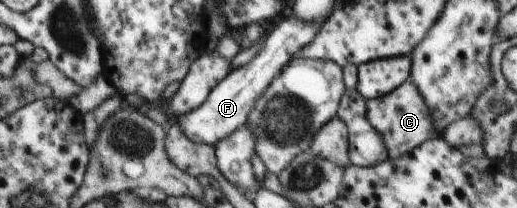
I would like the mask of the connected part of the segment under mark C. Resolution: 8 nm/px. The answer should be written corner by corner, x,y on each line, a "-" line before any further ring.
411,79
403,82
395,91
384,96
366,101
369,123
384,137
388,157
398,159
411,153
412,149
418,148
424,141
432,140
442,135
434,124
430,107
425,98
418,90
415,82

